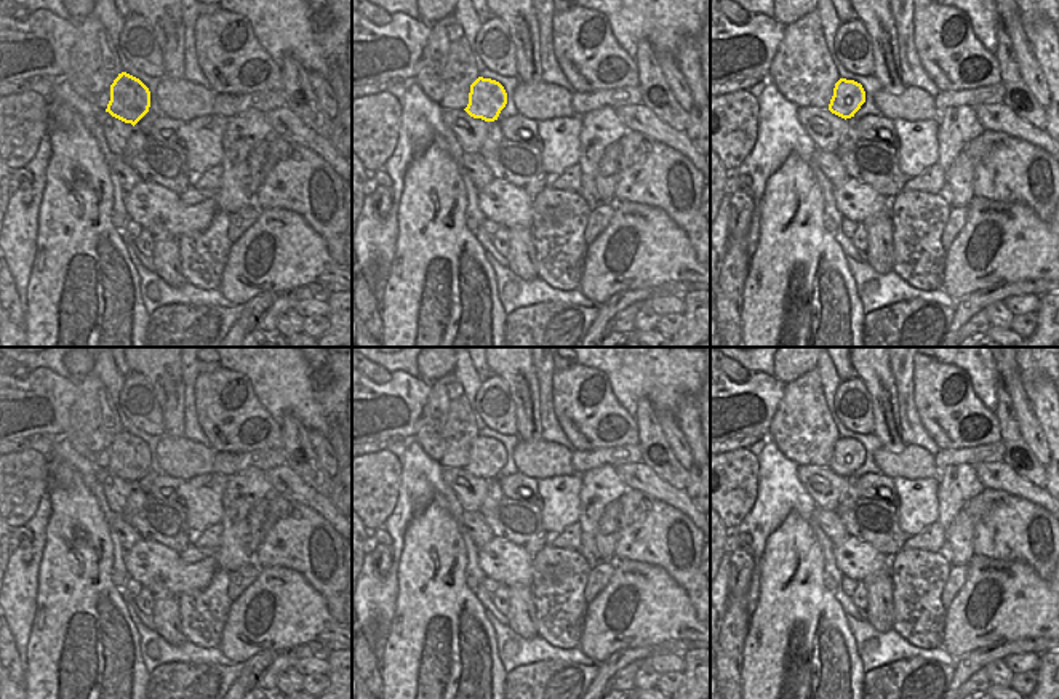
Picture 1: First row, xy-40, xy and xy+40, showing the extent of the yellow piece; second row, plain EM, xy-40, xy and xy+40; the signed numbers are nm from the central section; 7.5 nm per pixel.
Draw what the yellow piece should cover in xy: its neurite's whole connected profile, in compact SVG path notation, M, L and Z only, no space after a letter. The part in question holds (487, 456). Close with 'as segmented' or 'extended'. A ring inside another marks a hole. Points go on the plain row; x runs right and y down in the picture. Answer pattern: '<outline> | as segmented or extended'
M478 435L470 443L469 462L464 469L474 477L494 480L506 462L507 451L504 445L496 438Z | as segmented

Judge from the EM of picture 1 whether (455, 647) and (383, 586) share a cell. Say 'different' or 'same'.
different

